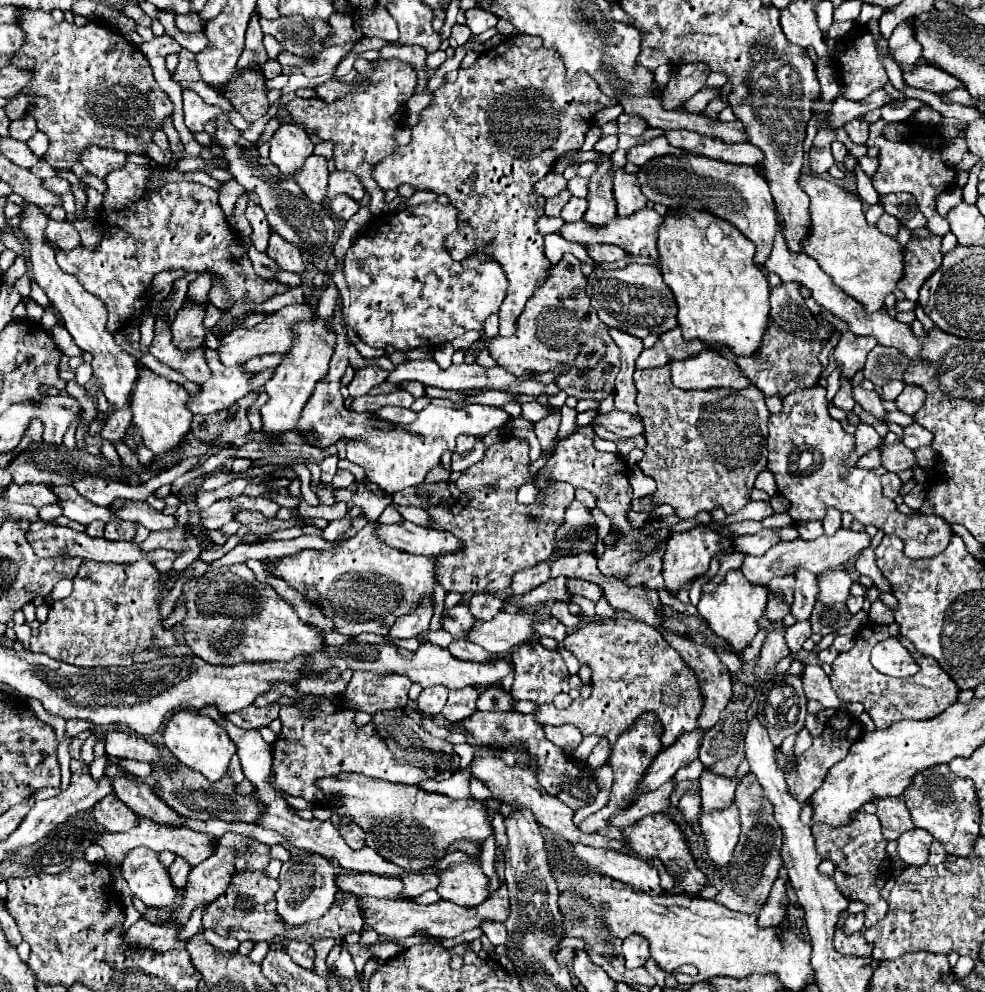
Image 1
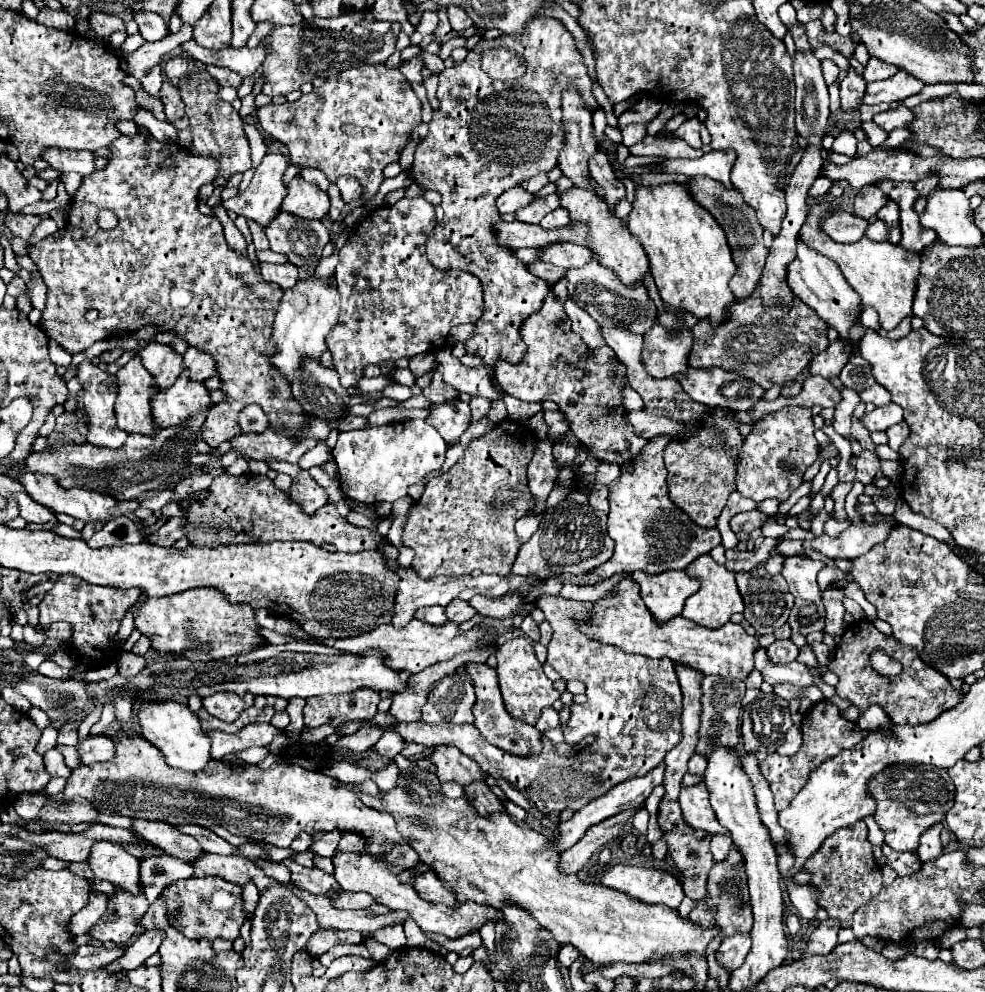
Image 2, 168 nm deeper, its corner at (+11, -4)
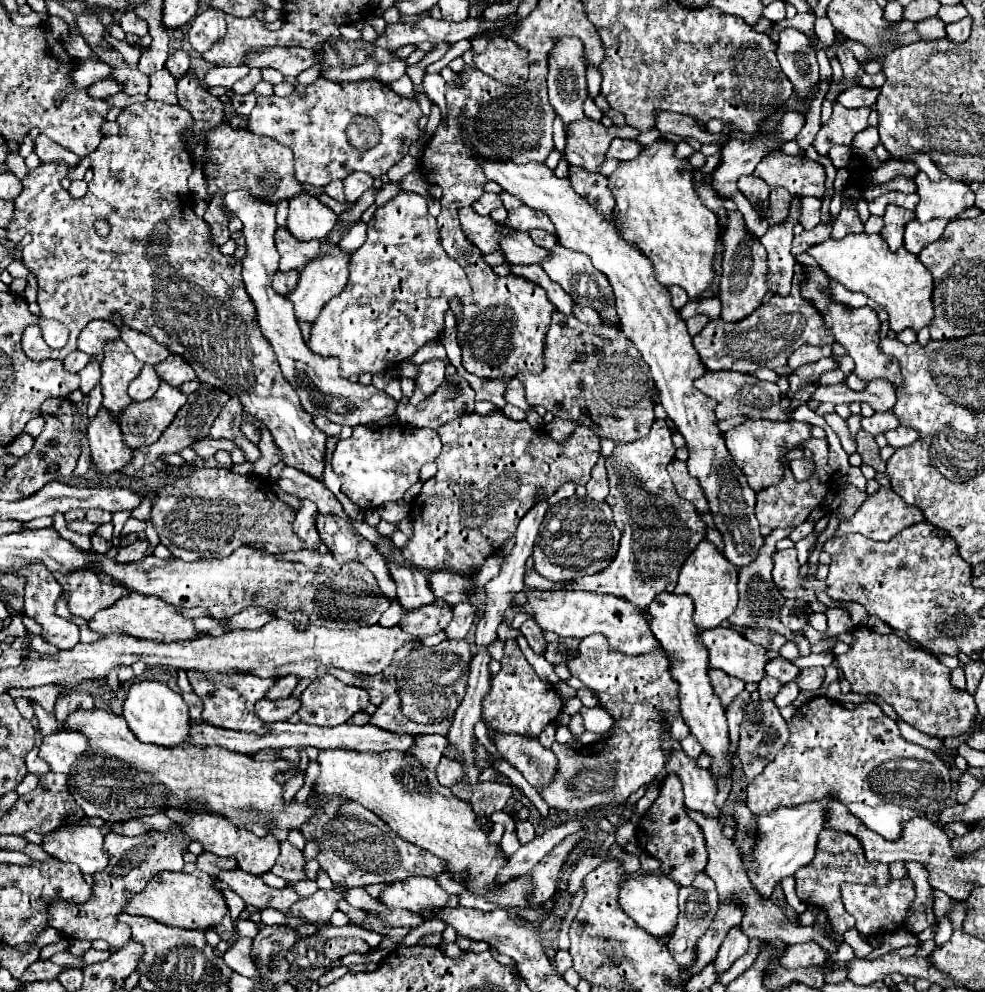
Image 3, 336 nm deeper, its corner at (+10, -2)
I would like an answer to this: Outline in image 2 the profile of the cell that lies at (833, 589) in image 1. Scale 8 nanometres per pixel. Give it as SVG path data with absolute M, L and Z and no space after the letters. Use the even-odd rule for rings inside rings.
M787 558L785 566L783 566L783 578L789 584L789 592L795 598L803 598L803 600L821 600L823 590L817 584L817 574L819 570L825 566L825 562L821 560L813 560L813 558Z

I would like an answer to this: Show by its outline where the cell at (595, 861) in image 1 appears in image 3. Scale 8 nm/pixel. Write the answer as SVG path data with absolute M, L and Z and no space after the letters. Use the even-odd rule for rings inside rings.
M634 874L620 888L620 906L622 910L646 932L656 938L672 934L678 918L678 884L662 874Z

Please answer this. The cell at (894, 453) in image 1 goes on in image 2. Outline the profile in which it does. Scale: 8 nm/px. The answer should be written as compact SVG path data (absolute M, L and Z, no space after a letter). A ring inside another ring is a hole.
M863 450L861 456L857 456L855 468L857 468L857 480L869 484L873 482L875 474L881 470L881 458L871 450Z

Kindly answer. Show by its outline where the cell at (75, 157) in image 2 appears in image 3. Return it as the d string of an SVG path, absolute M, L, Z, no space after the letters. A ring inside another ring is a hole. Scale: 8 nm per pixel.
M40 134L34 138L34 152L40 156L42 162L56 162L56 160L64 160L68 164L78 164L78 156L74 156L72 152L66 152L62 146L54 144L48 136Z

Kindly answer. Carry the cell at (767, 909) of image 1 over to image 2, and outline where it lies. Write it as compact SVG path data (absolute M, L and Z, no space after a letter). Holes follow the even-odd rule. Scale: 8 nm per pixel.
M733 934L731 938L725 938L717 950L717 960L719 964L733 972L737 966L741 966L741 962L745 960L747 952L751 946L751 938L749 934Z

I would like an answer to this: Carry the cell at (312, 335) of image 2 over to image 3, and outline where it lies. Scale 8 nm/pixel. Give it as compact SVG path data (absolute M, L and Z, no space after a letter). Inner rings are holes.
M332 246L326 254L322 254L320 258L316 260L310 260L304 270L300 272L300 282L298 282L298 288L294 292L288 294L288 300L294 302L294 310L296 310L296 316L306 320L306 322L314 322L318 312L324 308L326 300L338 296L338 292L342 292L342 288L346 286L348 282L348 260L350 260L350 254L340 250L338 246Z

